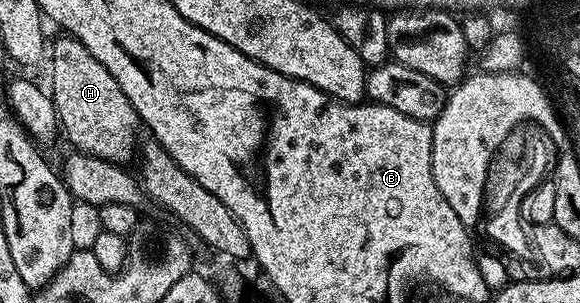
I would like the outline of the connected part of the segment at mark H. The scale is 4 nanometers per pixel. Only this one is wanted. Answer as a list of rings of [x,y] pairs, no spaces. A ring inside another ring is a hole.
[[[64,33],[58,36],[51,43],[51,94],[57,107],[60,130],[73,142],[72,146],[76,150],[106,159],[108,163],[128,164],[132,155],[134,158],[139,143],[139,120],[131,101],[123,97],[123,89],[119,89],[115,77],[111,77],[111,73],[107,73],[107,69],[103,69],[103,65],[99,65],[99,61],[95,61],[87,49],[83,49],[79,40]]]

